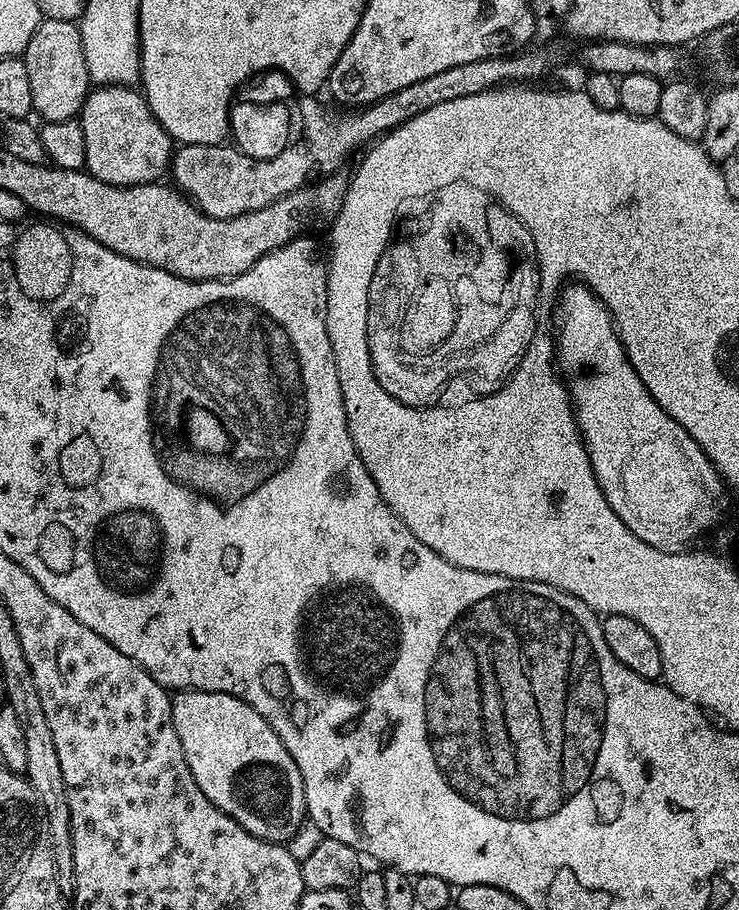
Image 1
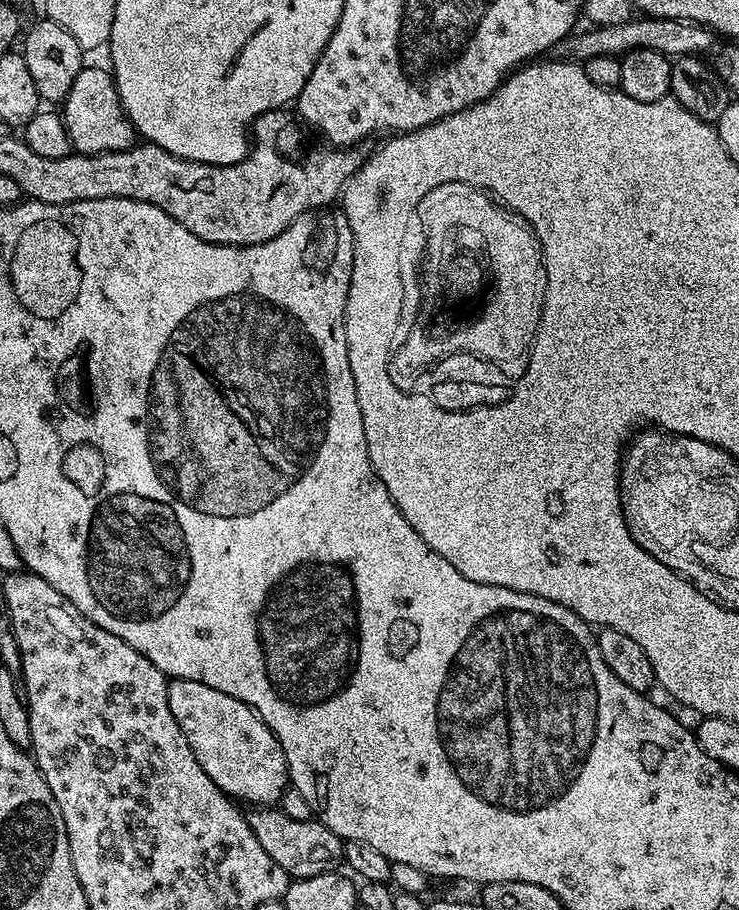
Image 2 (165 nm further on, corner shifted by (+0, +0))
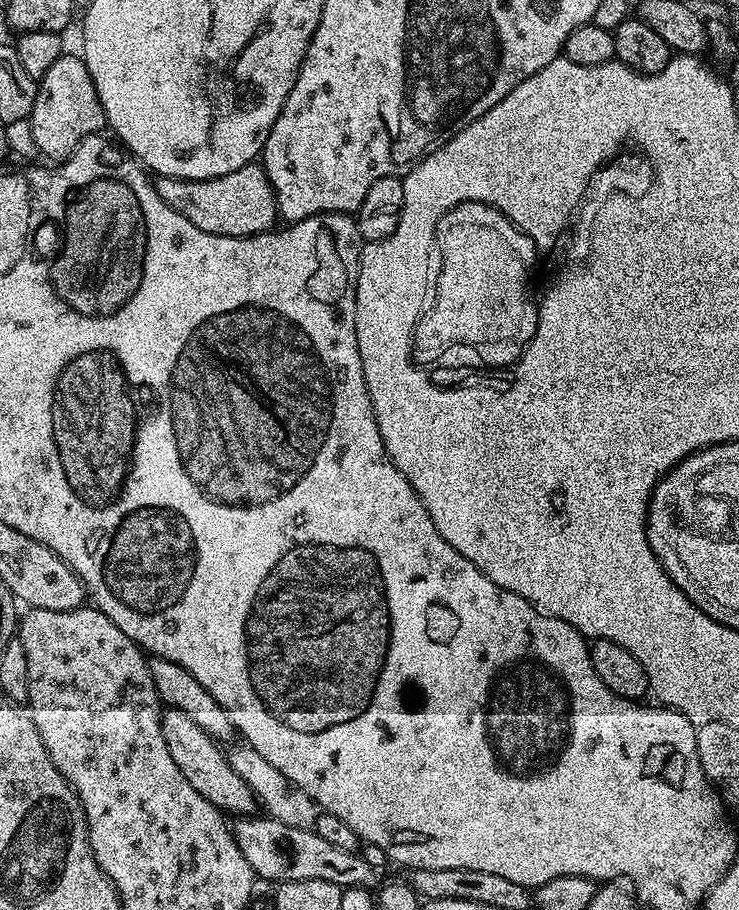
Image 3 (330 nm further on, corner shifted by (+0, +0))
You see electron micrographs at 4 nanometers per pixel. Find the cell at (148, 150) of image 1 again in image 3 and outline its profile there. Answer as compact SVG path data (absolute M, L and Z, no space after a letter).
M62 55L58 58L58 62L54 62L54 66L50 66L50 70L46 70L44 77L37 83L32 115L28 117L28 121L34 130L34 142L38 142L40 156L44 158L49 156L52 159L49 161L52 162L67 160L72 151L85 138L105 131L104 111L102 110L102 102L98 98L98 90L94 86L94 78L90 78L90 70L84 65L84 61L79 55Z

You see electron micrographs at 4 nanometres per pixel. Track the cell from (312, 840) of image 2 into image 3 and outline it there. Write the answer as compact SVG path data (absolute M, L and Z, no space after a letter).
M165 707L160 714L160 725L162 726L162 738L166 738L166 746L170 749L170 758L174 758L174 763L178 765L178 770L182 770L186 782L206 798L218 809L232 818L248 818L253 815L252 811L257 811L258 801L256 796L238 778L238 772L230 766L225 749L198 722L193 722L182 710Z

